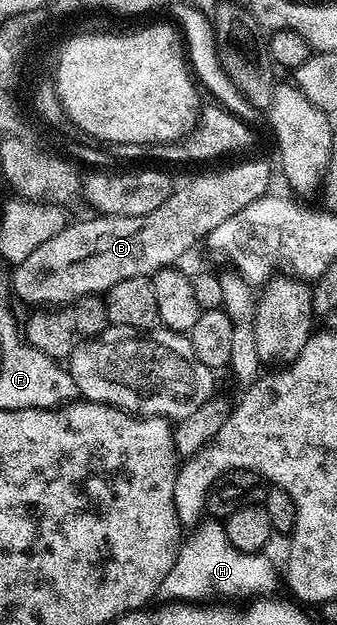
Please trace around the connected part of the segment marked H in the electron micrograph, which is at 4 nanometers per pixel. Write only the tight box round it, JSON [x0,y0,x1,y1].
[158,518,275,602]

